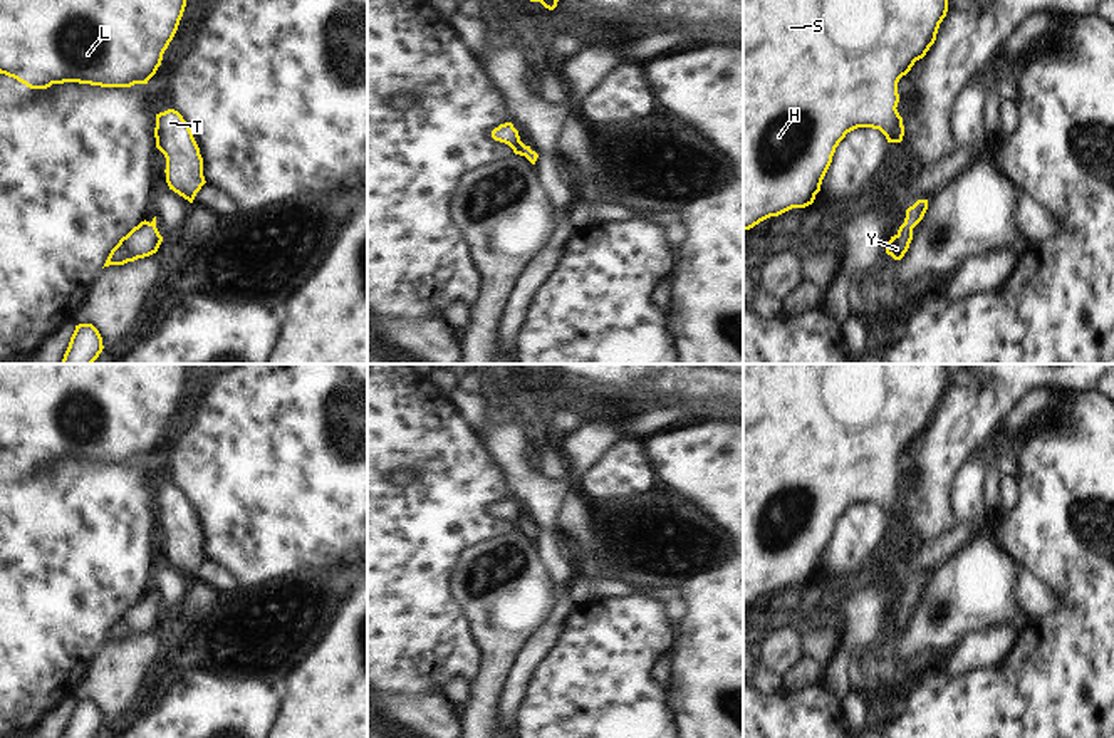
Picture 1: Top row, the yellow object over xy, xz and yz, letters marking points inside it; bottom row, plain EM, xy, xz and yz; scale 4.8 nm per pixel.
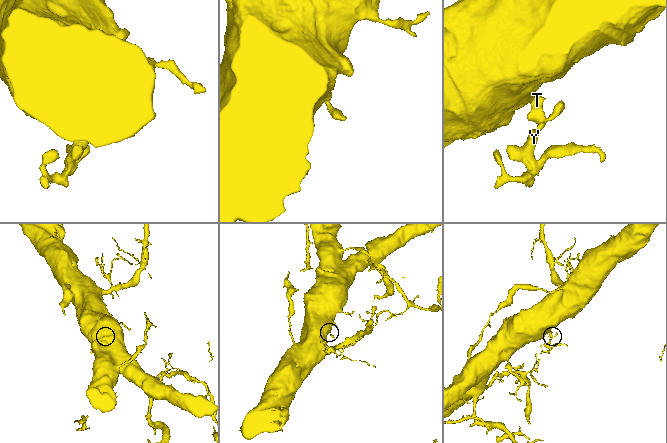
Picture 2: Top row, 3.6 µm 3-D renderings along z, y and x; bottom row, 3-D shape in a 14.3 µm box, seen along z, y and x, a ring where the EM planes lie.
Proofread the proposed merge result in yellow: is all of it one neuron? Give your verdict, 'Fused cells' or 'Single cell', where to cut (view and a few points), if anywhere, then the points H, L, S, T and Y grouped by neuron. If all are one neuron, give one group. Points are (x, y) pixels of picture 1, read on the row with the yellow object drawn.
Single cell. No split. Groups: H L S T Y

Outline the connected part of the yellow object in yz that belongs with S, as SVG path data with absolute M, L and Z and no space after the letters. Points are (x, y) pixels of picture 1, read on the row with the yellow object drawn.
M743 0L743 230L792 208L814 203L839 143L857 127L879 129L888 143L901 143L903 117L898 112L898 82L936 40L948 0Z

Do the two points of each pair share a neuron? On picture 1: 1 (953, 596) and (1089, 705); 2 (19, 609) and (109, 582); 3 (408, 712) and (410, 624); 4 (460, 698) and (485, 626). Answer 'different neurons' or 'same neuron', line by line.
1: different neurons
2: same neuron
3: different neurons
4: different neurons

